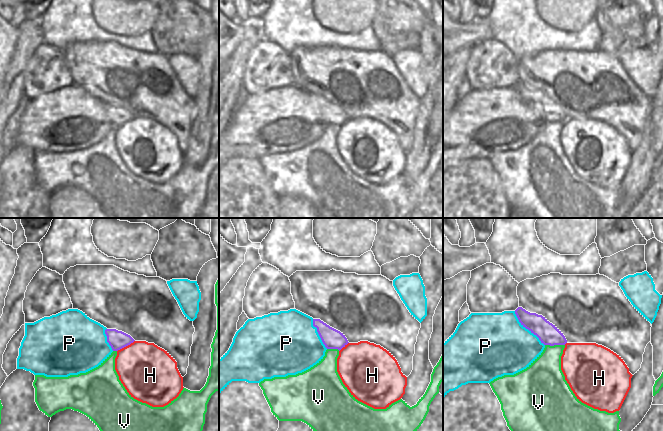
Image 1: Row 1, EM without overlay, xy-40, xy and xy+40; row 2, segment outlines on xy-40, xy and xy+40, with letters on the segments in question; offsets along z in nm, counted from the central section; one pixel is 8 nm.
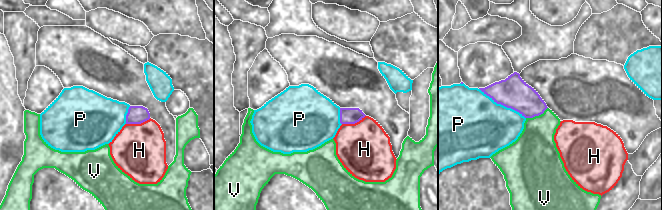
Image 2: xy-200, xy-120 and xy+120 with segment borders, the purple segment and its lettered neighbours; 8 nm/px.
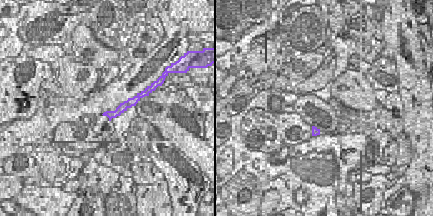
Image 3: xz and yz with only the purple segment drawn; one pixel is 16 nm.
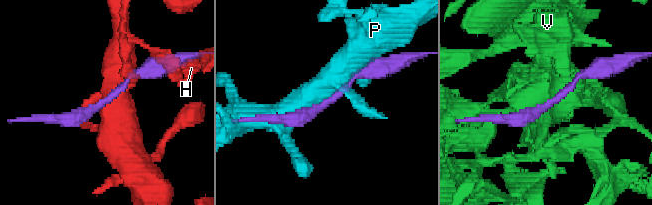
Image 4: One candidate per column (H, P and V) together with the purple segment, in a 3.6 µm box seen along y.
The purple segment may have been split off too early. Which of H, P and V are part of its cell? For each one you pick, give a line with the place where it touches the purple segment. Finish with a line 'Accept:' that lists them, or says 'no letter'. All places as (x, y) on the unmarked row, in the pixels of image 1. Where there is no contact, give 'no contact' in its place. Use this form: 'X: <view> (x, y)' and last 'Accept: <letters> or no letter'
Accept: no letter

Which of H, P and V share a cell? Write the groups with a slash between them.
H / P / V

